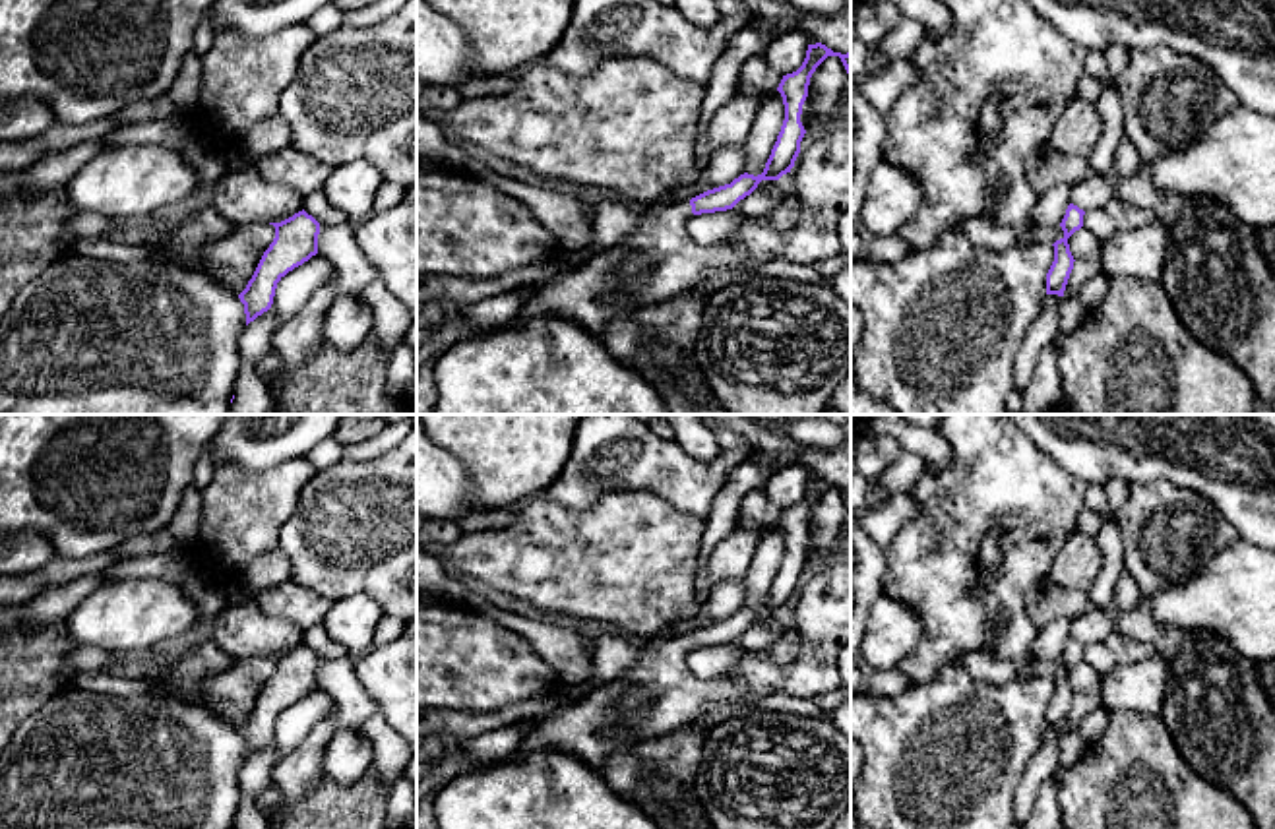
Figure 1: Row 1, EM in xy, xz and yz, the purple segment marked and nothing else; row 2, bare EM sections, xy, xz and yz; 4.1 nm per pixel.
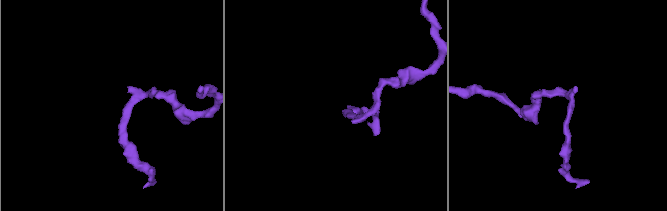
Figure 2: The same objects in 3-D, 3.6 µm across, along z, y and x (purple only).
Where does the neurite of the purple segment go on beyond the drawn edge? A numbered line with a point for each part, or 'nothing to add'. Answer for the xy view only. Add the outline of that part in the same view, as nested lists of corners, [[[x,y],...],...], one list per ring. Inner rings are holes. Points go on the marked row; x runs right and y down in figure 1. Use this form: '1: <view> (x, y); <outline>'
nothing to add

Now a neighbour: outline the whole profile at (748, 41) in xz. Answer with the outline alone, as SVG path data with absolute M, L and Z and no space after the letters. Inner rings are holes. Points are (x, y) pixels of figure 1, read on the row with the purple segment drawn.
M748 21L746 25L736 29L729 39L729 43L725 45L723 52L719 54L713 66L709 83L705 87L705 97L701 103L701 112L698 122L694 157L700 178L690 186L667 192L670 203L692 200L709 190L701 178L711 159L711 151L707 145L709 122L723 105L727 105L732 97L736 97L738 76L742 66L750 58L763 54L767 45L769 39L760 31L760 27L754 21Z

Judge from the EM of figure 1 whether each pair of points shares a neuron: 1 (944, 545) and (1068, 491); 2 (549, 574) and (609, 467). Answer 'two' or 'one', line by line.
1: one
2: two

